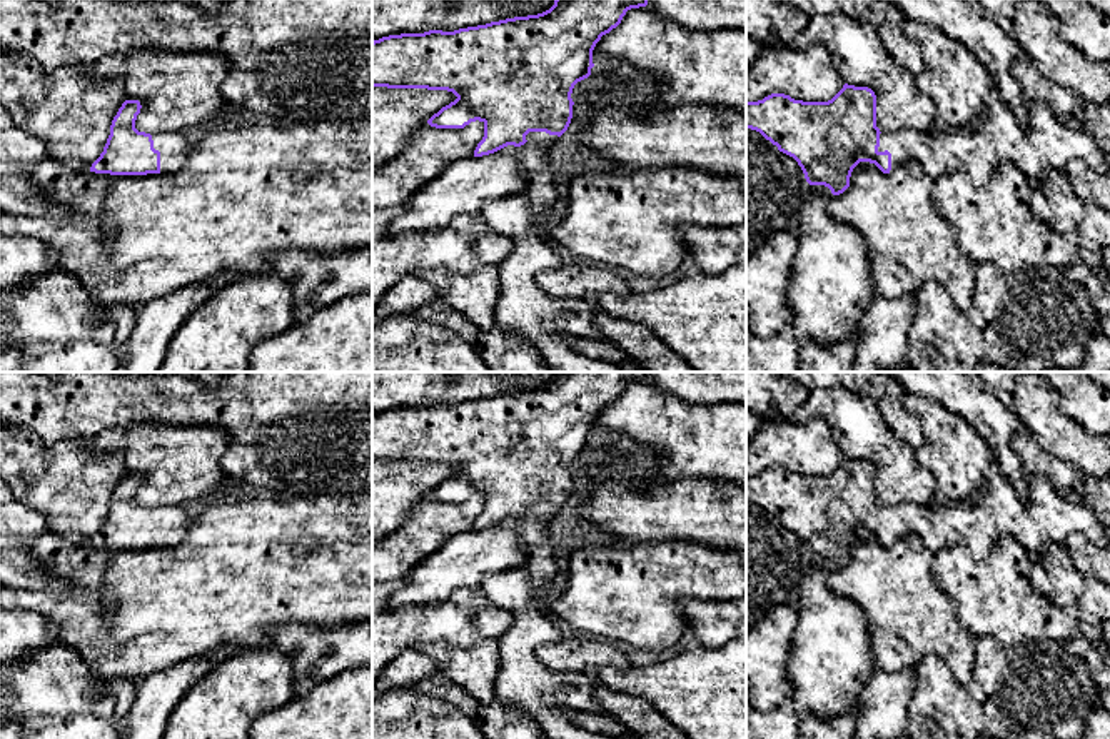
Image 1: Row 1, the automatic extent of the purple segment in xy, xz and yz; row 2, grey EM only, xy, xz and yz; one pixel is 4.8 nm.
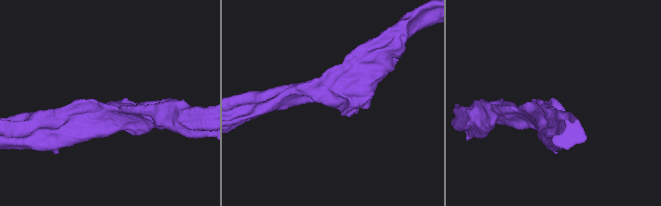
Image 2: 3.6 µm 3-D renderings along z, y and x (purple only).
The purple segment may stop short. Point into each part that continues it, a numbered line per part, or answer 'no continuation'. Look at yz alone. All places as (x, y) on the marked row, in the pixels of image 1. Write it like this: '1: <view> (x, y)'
1: yz (978, 149)

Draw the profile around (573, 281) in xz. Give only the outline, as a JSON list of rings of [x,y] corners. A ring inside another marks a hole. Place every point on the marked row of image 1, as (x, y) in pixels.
[[[571,259],[554,270],[539,272],[536,284],[547,295],[563,300],[586,300],[593,294],[631,294],[626,280],[604,269],[603,264]]]

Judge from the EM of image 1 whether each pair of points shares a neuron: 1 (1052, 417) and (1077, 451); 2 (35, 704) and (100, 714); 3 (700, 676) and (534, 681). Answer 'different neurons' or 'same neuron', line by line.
1: same neuron
2: same neuron
3: different neurons

